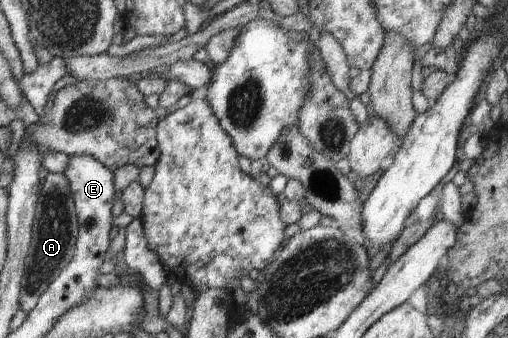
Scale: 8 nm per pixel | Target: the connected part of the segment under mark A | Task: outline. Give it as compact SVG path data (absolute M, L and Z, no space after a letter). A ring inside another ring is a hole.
M45 173L38 189L37 205L31 228L31 243L26 255L24 274L21 278L20 309L29 313L67 264L74 258L79 233L77 210L72 202L72 190L64 173Z

